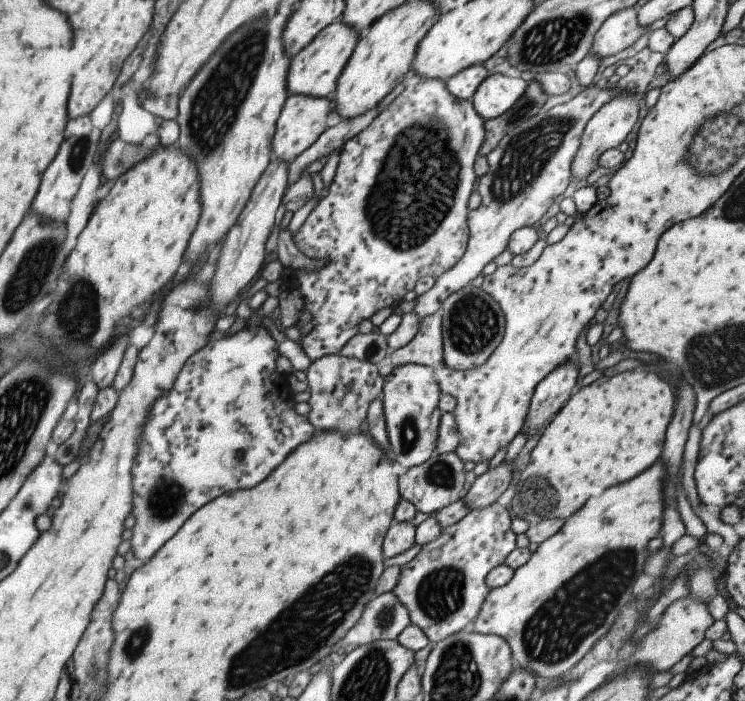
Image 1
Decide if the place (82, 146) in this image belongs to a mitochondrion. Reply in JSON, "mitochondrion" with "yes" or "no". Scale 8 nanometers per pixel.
{"mitochondrion":"yes"}

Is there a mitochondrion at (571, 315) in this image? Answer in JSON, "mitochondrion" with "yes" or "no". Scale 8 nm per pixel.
{"mitochondrion":"no"}

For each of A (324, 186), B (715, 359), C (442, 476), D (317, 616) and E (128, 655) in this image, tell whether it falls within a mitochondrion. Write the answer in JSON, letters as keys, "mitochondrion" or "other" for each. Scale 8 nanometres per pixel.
{"A":"other","B":"mitochondrion","C":"mitochondrion","D":"mitochondrion","E":"mitochondrion"}

